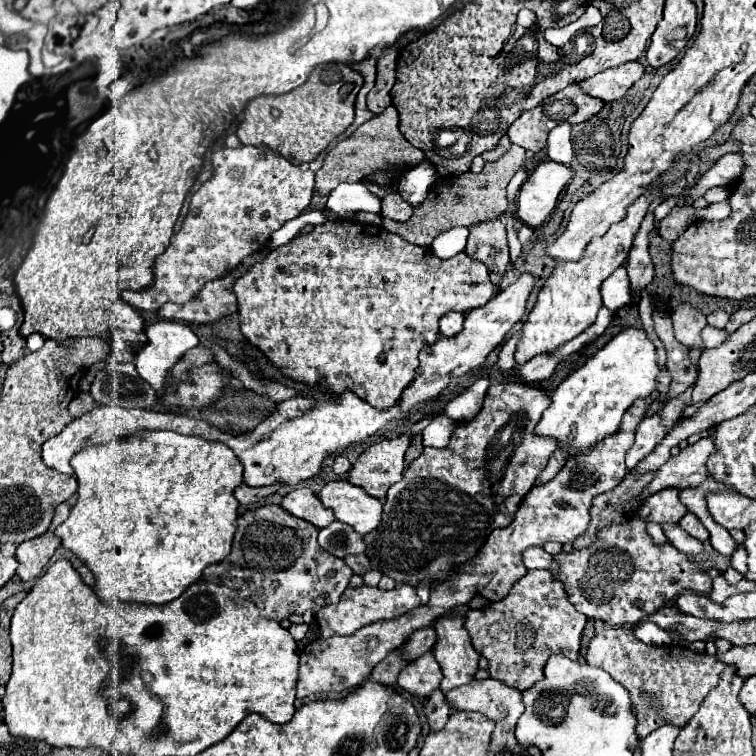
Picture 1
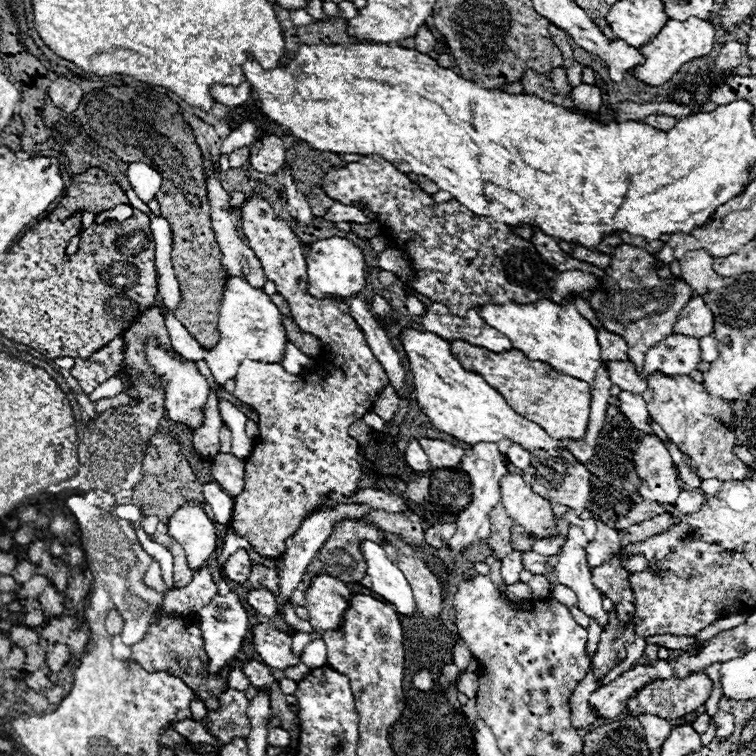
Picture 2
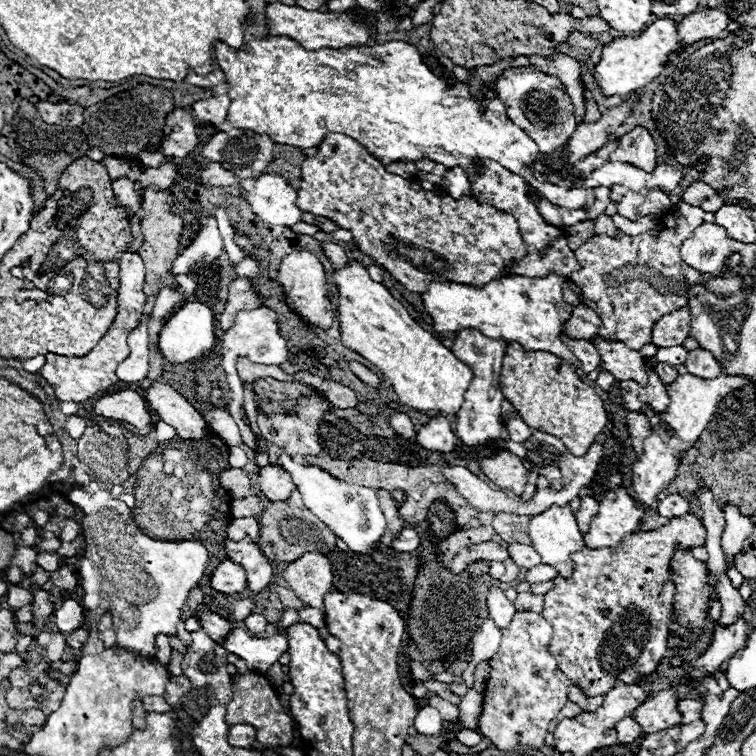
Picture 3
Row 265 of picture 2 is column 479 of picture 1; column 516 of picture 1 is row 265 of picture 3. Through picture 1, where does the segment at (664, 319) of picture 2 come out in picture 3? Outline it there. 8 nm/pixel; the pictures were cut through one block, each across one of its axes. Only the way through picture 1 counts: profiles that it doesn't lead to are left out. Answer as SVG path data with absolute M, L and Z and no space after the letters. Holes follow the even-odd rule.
M680 200L670 212L672 214L662 216L662 220L644 234L628 236L618 232L614 238L592 236L576 250L576 260L582 264L582 270L572 272L570 280L580 288L582 304L594 310L602 320L598 336L624 342L632 350L640 350L650 342L650 328L658 316L686 306L686 298L682 296L686 288L702 284L716 294L735 293L740 288L742 276L702 283L701 275L680 258L682 242L686 236L692 236L698 224L702 224L702 208Z

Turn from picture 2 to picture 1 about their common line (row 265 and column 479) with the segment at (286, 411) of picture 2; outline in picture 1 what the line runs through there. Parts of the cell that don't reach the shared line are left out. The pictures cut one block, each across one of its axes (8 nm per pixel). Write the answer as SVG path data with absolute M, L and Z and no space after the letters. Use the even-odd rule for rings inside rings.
M326 220L320 226L314 226L312 232L308 234L298 234L292 238L288 244L272 250L262 262L254 264L244 276L240 276L234 284L234 294L238 298L238 318L240 318L240 330L242 334L258 346L288 378L306 382L306 384L320 384L326 386L330 392L340 394L344 388L352 388L360 398L370 402L376 408L390 408L398 402L402 390L414 380L414 370L418 366L418 352L420 346L432 344L438 340L438 320L450 310L458 312L468 312L472 308L484 306L498 288L492 284L488 278L488 268L482 262L476 262L474 258L468 258L466 252L460 252L448 260L436 258L432 254L432 248L422 248L410 242L404 242L398 234L386 232L382 226L370 226L370 224L360 224L356 220Z

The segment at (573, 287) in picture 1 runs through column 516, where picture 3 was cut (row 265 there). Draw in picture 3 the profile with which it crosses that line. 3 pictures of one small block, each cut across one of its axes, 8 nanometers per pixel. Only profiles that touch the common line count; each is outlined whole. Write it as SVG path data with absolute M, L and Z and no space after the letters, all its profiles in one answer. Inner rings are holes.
M348 258L344 268L332 272L332 282L338 290L336 310L342 344L370 360L390 380L402 404L416 410L456 414L472 380L472 370L430 332L420 328L388 288L368 276L366 268L358 260Z

